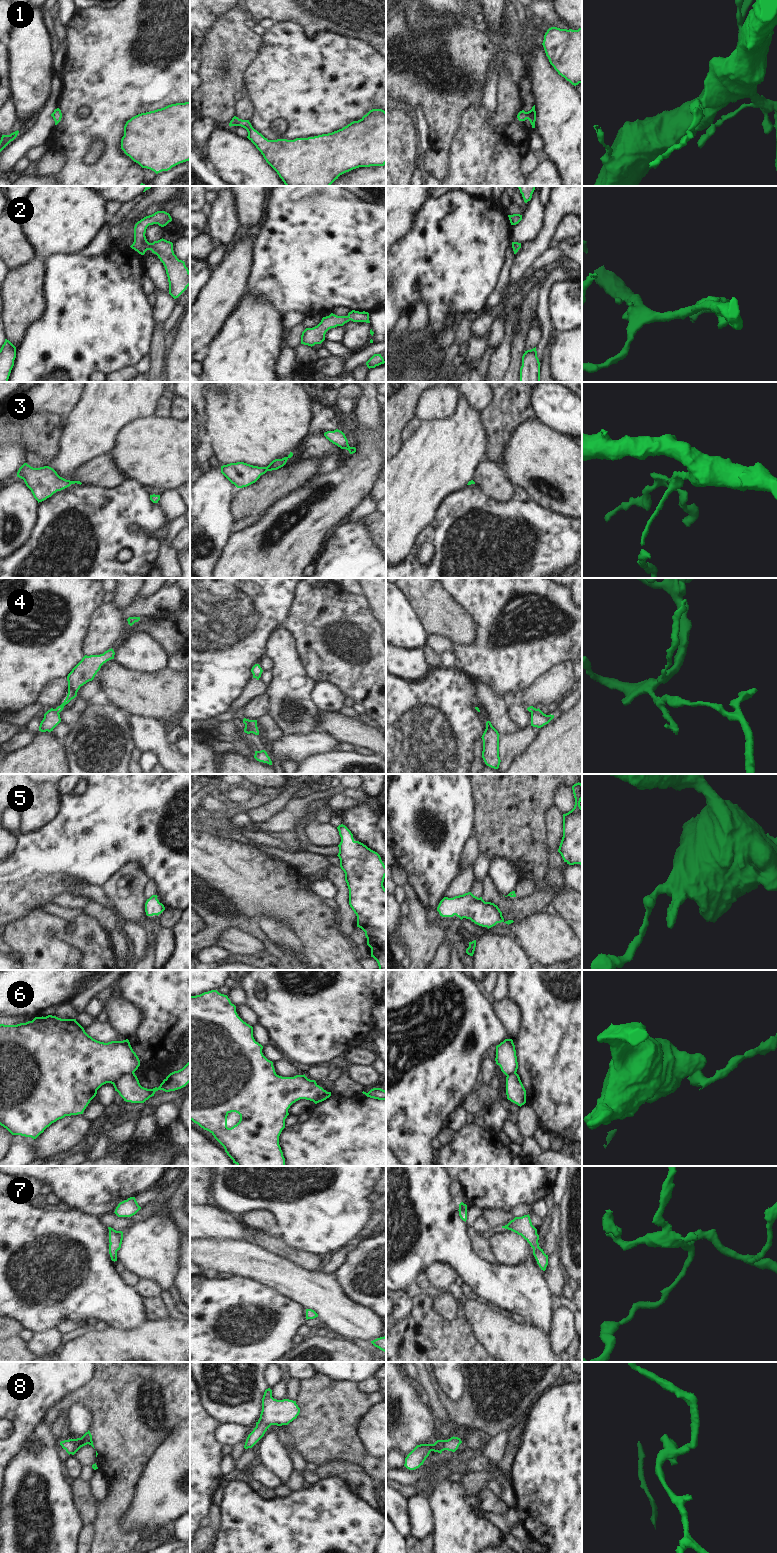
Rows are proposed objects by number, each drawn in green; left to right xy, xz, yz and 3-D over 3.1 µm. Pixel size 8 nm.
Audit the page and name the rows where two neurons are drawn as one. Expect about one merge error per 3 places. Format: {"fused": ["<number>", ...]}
{"fused": ["4", "6"]}

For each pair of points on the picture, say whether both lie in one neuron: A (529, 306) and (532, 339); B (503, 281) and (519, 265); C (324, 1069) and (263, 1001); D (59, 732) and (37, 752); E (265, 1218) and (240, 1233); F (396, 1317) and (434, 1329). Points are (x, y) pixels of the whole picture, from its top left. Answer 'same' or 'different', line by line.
A: different
B: different
C: different
D: different
E: different
F: different

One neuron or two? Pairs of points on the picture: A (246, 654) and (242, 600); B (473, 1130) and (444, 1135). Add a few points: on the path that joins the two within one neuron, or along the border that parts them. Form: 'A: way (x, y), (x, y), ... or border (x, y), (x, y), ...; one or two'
A: way (242, 641), (242, 613); one
B: border (455, 1131), (450, 1139), (441, 1144); two

